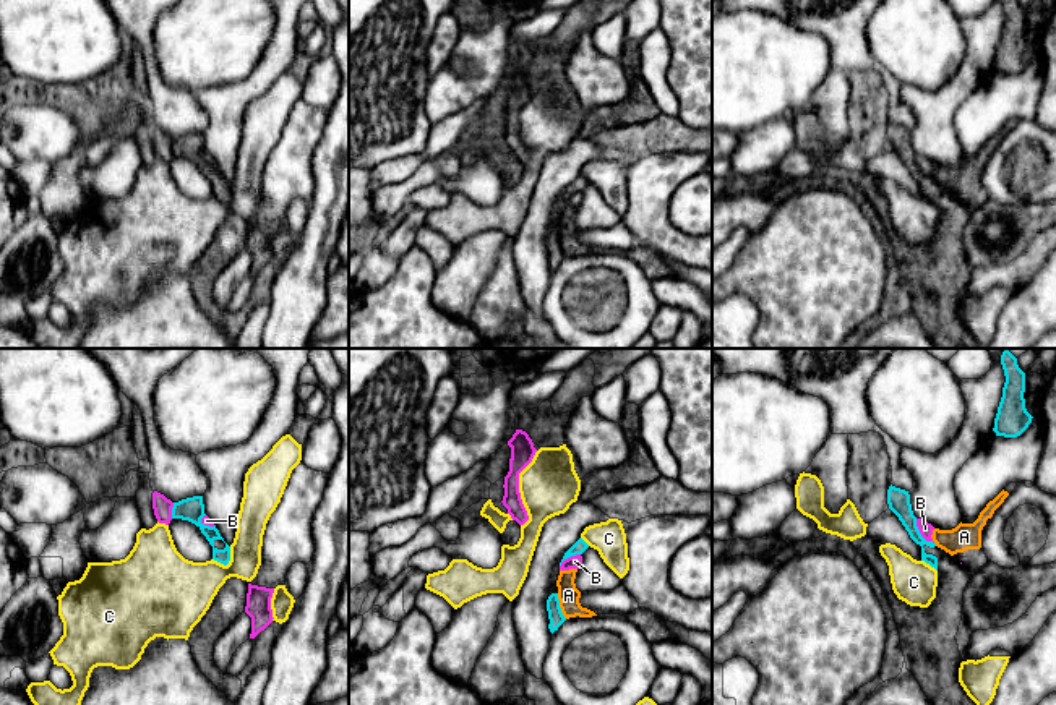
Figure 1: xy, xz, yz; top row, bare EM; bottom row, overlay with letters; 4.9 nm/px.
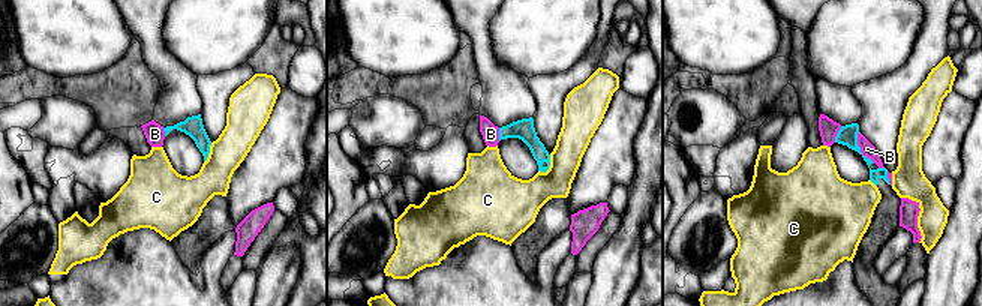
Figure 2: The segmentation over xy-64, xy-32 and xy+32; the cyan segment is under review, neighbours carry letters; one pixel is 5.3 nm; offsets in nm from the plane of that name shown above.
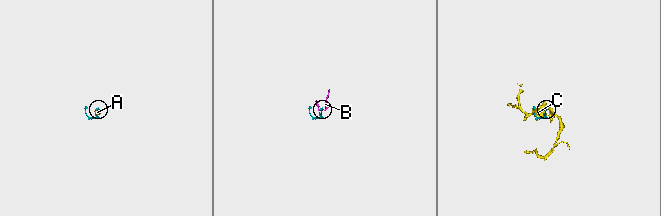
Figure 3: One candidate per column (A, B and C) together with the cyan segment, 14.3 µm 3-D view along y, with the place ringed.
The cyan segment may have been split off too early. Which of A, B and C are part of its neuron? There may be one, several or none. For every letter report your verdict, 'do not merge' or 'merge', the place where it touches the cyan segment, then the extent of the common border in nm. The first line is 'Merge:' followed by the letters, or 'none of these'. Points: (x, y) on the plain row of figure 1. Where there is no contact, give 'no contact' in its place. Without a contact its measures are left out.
Merge: none of these
A: do not merge | xz (558, 243) | 140 nm
B: do not merge | yz (920, 170) | 160 nm
C: do not merge | xy (227, 200) | 120 nm

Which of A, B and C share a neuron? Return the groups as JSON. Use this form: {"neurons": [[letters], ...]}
{"neurons": [["A", "B"], ["C"]]}

